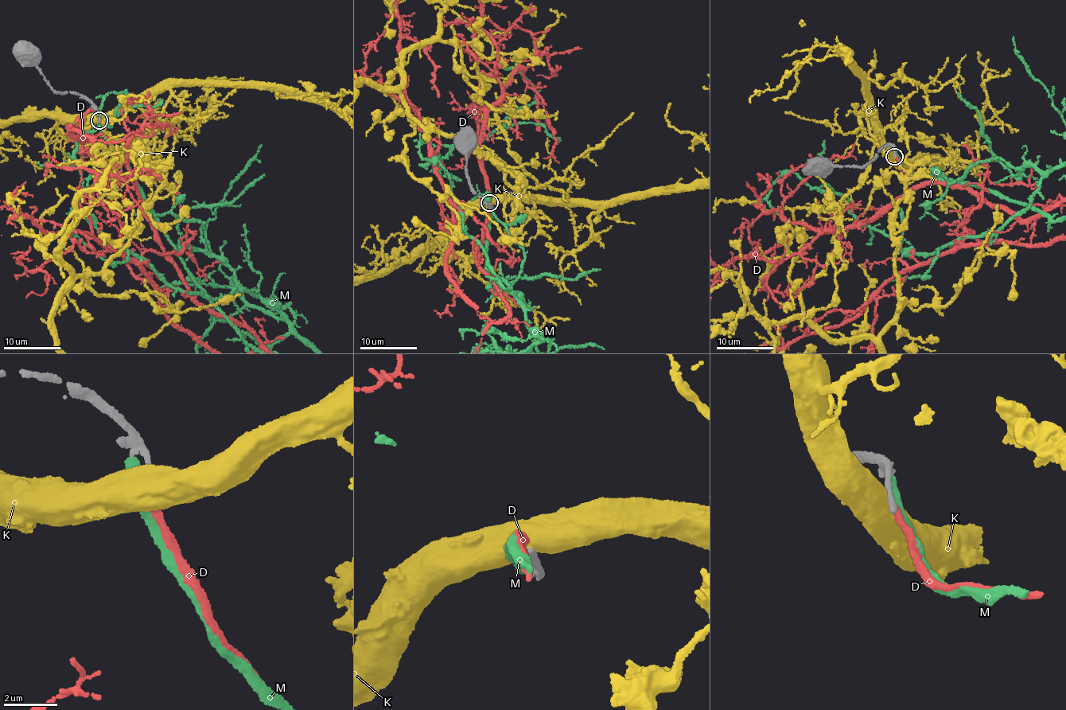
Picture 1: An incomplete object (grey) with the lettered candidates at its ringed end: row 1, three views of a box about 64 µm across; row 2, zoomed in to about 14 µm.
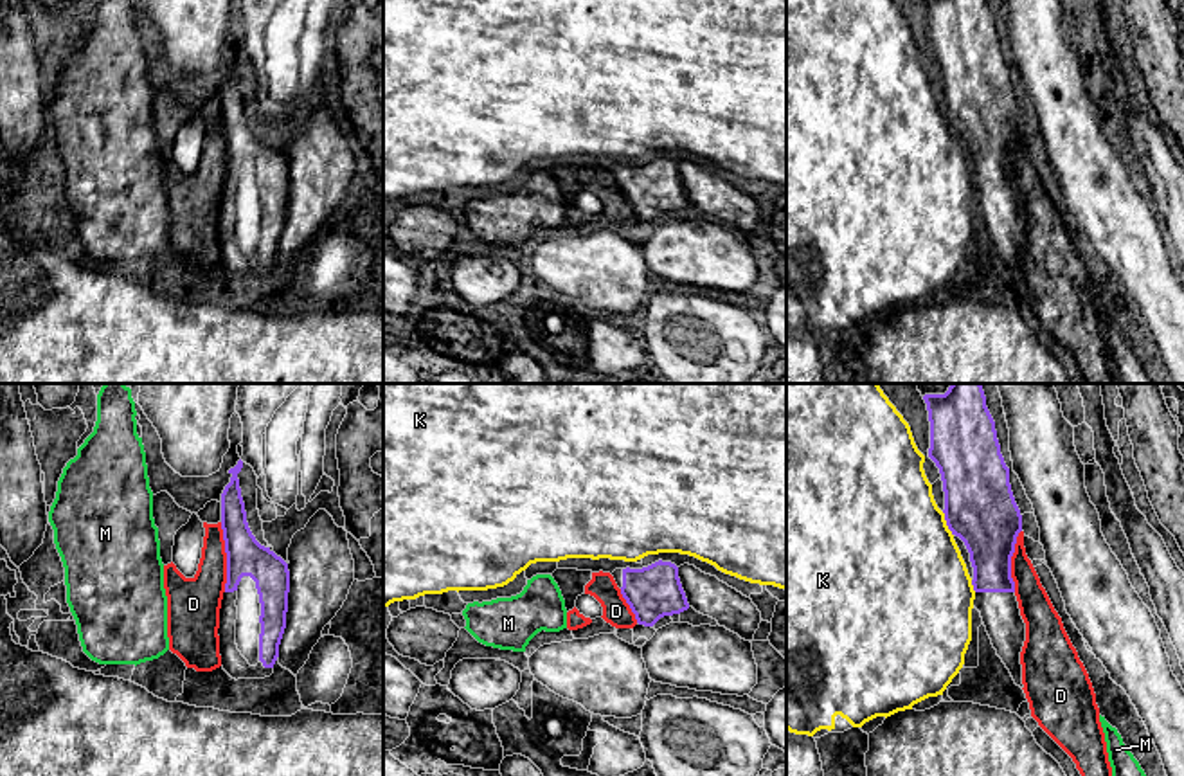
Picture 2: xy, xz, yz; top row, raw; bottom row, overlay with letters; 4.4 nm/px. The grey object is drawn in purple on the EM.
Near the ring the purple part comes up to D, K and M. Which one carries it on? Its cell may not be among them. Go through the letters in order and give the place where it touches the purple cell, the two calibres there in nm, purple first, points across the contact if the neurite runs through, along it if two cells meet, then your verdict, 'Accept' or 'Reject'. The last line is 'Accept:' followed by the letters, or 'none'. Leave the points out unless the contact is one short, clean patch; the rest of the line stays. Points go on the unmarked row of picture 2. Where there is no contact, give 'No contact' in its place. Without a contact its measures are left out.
D: Touches purple at xy (227, 153). Thickness 180 nm (purple) against 220 nm. Reject
K: Touches purple at yz (947, 121). Thickness 320 nm (purple) against 500 nm. Reject
M: No contact. Reject
Accept: none

